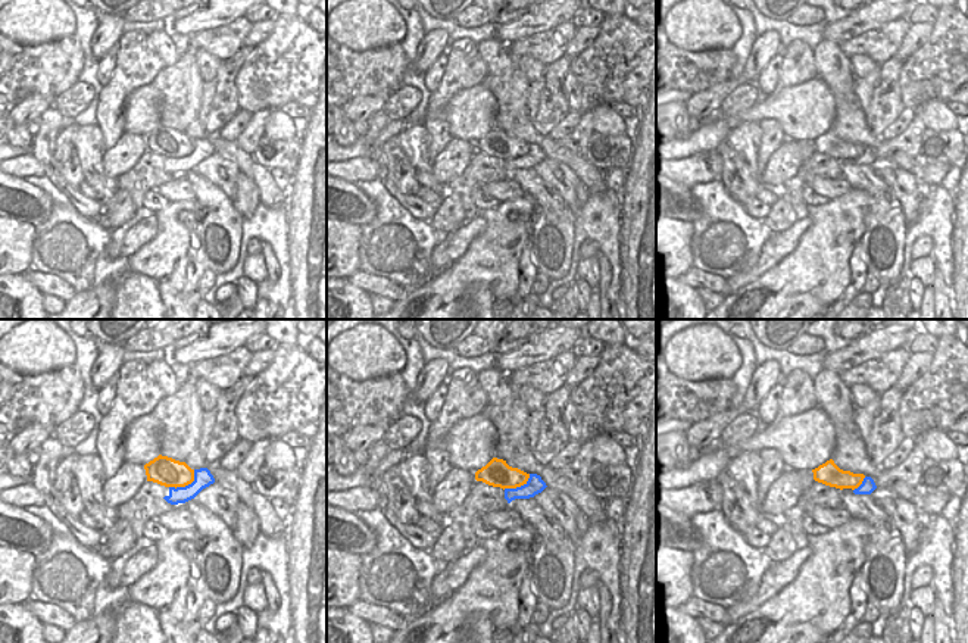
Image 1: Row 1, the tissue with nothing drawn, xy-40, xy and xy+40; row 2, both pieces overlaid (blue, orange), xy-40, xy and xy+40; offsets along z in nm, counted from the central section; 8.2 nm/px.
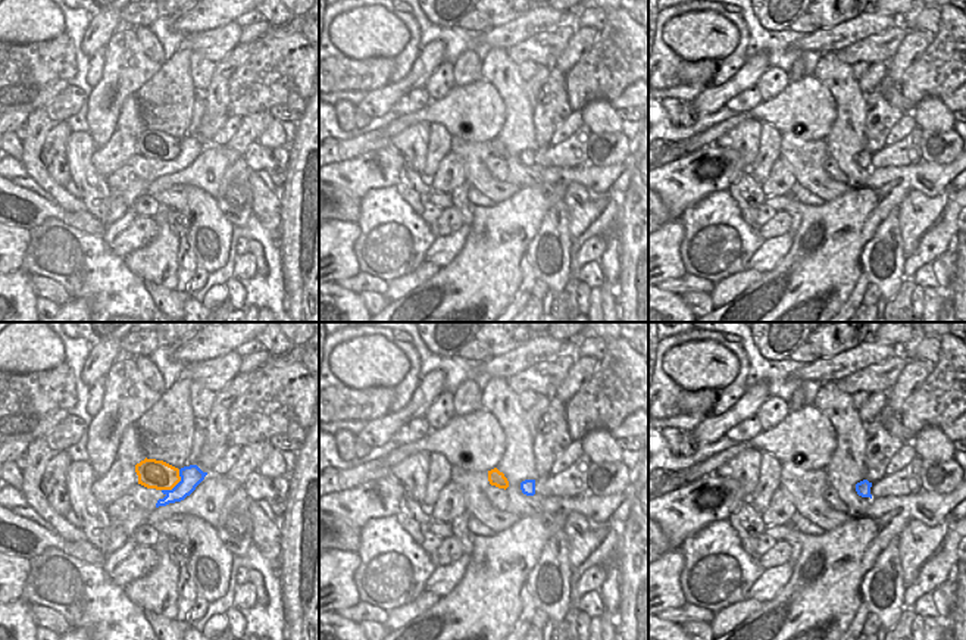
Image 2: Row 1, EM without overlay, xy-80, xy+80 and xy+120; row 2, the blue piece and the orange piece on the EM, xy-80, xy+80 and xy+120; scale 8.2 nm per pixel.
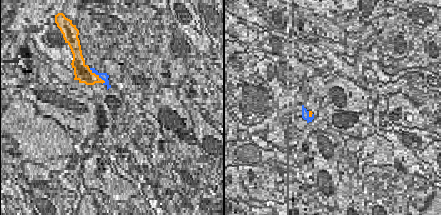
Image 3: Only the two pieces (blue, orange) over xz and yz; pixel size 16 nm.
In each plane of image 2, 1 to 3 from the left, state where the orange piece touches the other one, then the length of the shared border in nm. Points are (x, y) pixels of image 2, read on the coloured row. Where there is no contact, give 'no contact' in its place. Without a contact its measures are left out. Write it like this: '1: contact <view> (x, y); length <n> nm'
1: contact xy-80 (177, 484); length 240 nm
2: no contact
3: no contact

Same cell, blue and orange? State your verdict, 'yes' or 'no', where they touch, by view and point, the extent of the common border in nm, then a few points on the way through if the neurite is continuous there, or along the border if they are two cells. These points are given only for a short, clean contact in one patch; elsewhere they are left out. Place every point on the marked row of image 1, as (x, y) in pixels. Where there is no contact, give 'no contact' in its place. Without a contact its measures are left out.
yes; contact xy-40 (186, 486); length 260 nm

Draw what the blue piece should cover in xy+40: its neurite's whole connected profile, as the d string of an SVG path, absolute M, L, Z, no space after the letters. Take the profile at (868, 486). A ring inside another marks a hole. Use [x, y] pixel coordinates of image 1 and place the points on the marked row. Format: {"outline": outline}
{"outline": "M833 459L812 469L814 480L836 489L852 489L855 494L871 494L877 486L871 477L840 469Z"}

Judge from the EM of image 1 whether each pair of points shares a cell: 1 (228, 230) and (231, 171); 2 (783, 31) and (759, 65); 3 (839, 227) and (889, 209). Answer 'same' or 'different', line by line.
1: different
2: different
3: different

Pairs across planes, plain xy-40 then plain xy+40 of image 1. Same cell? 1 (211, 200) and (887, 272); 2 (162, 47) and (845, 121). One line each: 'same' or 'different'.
1: same
2: same

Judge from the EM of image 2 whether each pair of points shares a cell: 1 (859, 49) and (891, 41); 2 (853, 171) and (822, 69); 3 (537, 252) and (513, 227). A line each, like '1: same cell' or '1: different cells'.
1: same cell
2: same cell
3: different cells

